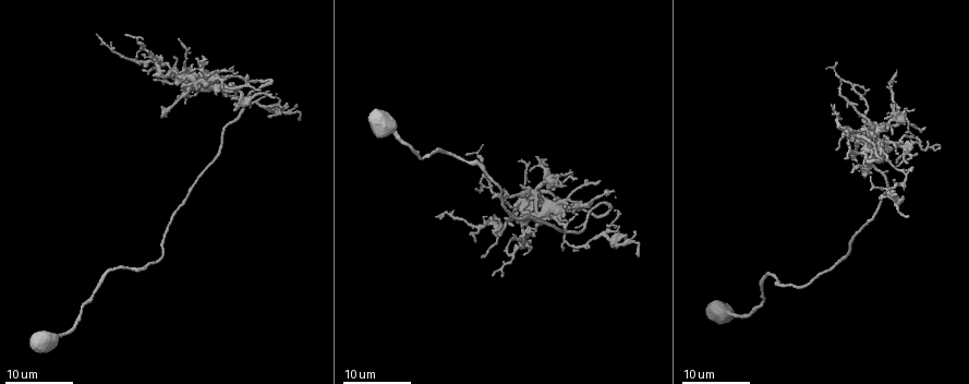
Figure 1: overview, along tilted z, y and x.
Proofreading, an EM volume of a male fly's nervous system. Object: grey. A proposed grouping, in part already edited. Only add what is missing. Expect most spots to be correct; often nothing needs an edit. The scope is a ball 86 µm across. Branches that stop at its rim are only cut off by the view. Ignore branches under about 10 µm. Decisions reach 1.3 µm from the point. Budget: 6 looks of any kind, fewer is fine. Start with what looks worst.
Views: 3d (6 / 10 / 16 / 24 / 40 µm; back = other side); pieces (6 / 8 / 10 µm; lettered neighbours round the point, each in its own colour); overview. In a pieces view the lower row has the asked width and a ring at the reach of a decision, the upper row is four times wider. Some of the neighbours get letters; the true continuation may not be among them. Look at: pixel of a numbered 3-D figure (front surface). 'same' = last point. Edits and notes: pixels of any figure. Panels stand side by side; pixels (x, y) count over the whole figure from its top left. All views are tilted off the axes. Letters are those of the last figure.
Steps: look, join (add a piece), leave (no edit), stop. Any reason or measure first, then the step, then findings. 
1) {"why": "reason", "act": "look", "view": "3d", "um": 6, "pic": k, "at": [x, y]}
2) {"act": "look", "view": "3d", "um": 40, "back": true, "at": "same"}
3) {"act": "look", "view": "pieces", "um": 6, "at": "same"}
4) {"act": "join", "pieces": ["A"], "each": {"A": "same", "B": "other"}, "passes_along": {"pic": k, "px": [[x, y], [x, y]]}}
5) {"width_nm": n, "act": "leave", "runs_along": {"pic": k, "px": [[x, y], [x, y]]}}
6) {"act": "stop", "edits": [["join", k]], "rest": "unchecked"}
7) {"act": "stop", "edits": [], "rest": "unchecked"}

{"why": "free end", "act": "look", "view": "3d", "um": 24, "pic": 1, "at": [912, 166]}

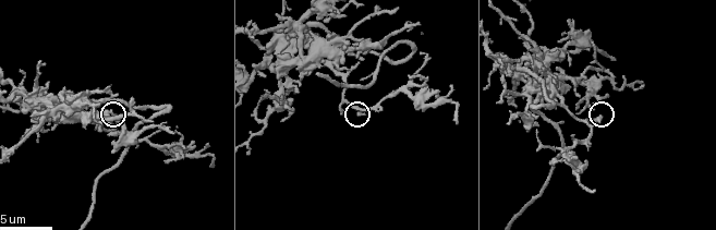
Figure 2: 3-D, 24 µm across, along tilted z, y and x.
{"why": "see the neighbours", "act": "look", "view": "pieces", "um": 6, "pic": 2, "at": [601, 118]}

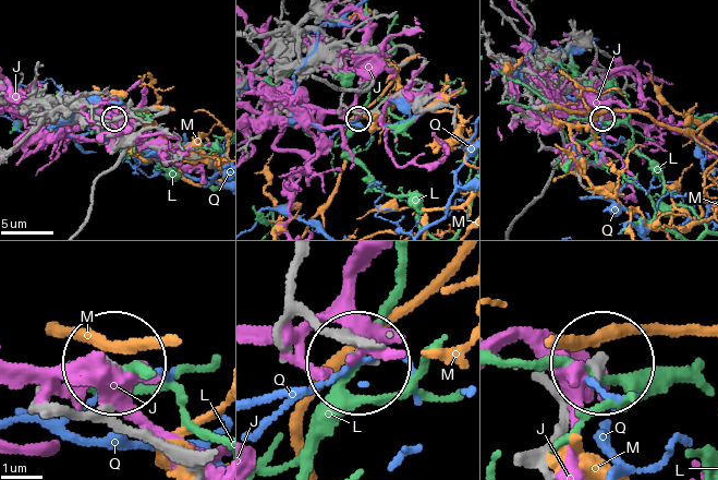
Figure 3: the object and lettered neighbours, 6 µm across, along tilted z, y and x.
{"act": "leave", "each": {"J": "other", "L": "other", "M": "other", "Q": "other"}, "runs_along": {"pic": 3, "px": [[538, 378], [570, 391], [597, 370]]}, "found": "none of them fits"}

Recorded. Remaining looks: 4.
{"why": "tapers out", "act": "look", "view": "3d", "um": 24, "pic": 1, "at": [898, 71]}

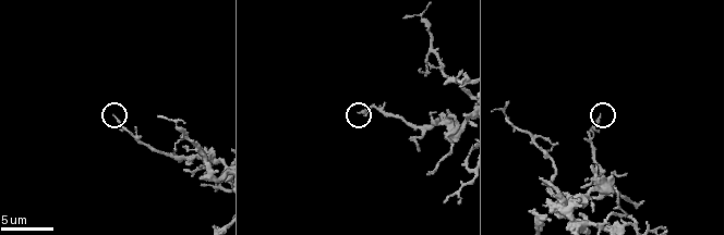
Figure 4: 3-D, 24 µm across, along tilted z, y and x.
{"why": "what lies round it", "act": "look", "view": "pieces", "um": 10, "pic": 4, "at": [597, 118]}

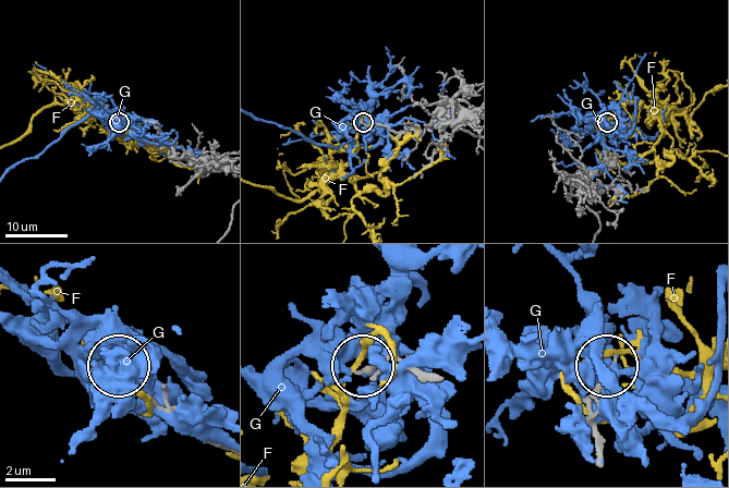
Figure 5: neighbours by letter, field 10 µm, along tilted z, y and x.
{"act": "leave", "each": {"F": "other", "G": "other"}, "found": "none of them fits"}

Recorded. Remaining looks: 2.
{"act": "look", "view": "pieces", "um": 10, "pic": 2, "at": [513, 106]}

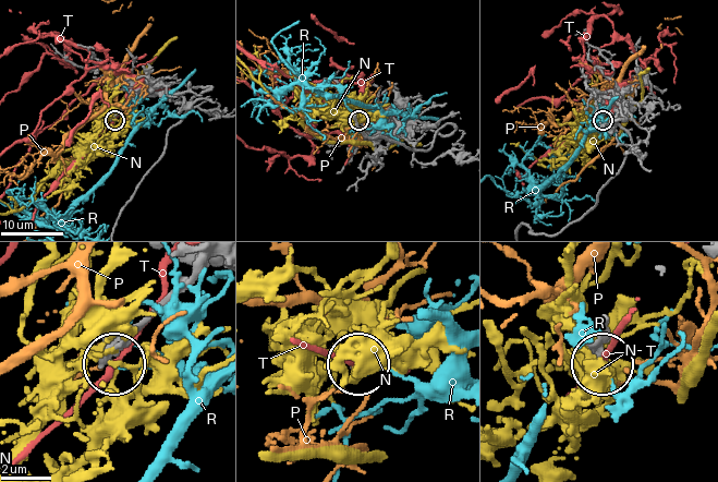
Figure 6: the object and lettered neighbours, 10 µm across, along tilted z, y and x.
{"act": "leave", "each": {"N": "other", "P": "other", "R": "other", "T": "other"}, "found": "no lettered piece goes on from it"}

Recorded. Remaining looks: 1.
{"act": "stop", "edits": [], "rest": "unchecked"}

